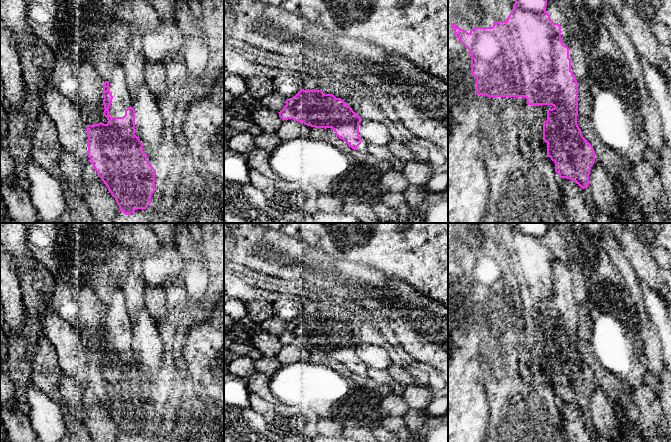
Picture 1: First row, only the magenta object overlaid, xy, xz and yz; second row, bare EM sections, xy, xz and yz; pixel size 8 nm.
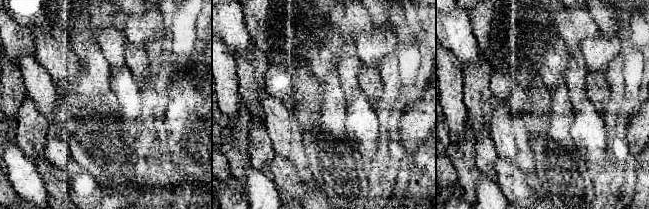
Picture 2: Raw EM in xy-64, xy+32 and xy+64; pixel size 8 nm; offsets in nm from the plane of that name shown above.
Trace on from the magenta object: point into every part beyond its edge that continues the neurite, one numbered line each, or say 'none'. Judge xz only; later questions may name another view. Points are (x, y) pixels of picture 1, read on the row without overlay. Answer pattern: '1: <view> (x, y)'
none

